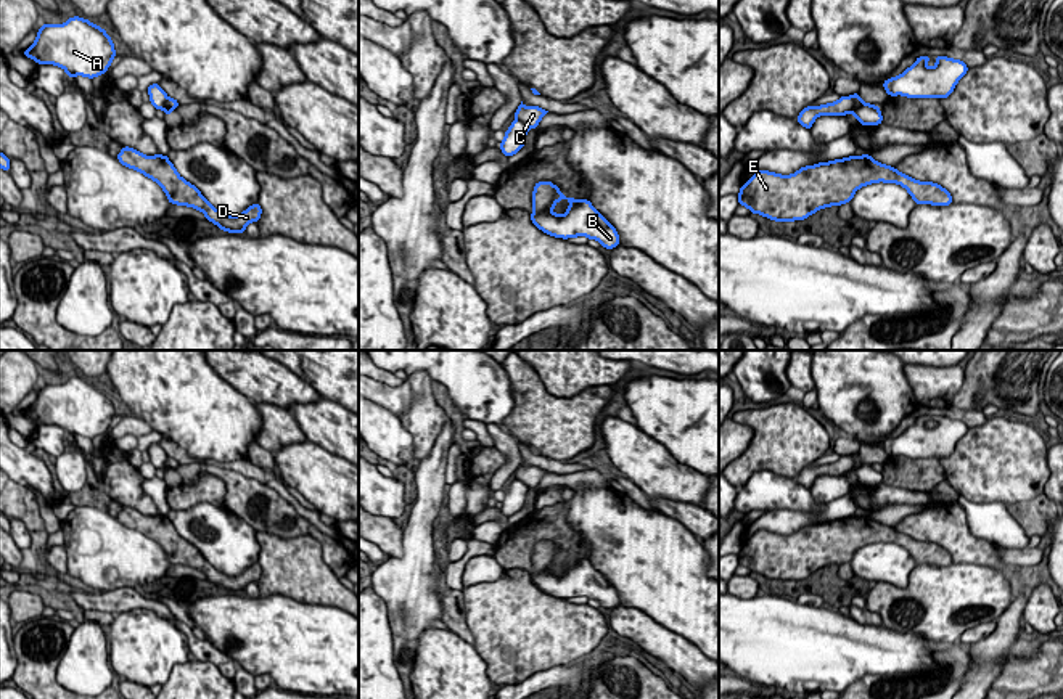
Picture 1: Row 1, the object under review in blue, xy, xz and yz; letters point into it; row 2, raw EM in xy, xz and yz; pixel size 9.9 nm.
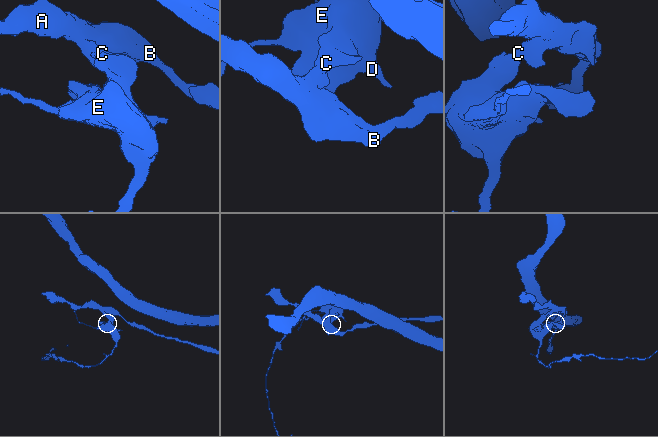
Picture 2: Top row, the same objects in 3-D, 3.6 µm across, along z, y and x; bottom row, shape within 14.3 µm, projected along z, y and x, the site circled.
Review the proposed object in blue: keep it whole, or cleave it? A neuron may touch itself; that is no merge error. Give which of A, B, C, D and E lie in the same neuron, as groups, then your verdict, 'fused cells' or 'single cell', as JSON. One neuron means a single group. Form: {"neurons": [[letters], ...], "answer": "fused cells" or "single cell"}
{"neurons": [["A", "B"], ["C", "D", "E"]], "answer": "fused cells"}

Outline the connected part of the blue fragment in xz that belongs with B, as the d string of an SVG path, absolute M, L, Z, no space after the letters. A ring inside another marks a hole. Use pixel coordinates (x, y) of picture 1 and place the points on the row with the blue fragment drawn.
M537 182L532 193L531 220L544 233L555 238L587 236L597 239L601 247L613 249L619 246L616 228L590 204L589 199L573 199L564 196L552 182ZM561 199L569 201L563 215L553 212Z

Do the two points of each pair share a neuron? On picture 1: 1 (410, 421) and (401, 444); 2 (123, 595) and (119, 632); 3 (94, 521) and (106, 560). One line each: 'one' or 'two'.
1: two
2: two
3: one

